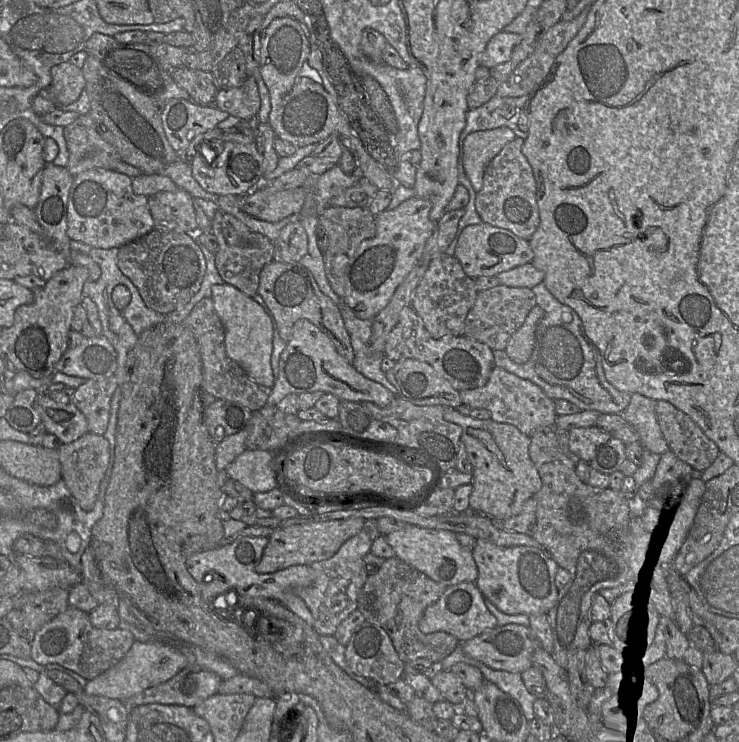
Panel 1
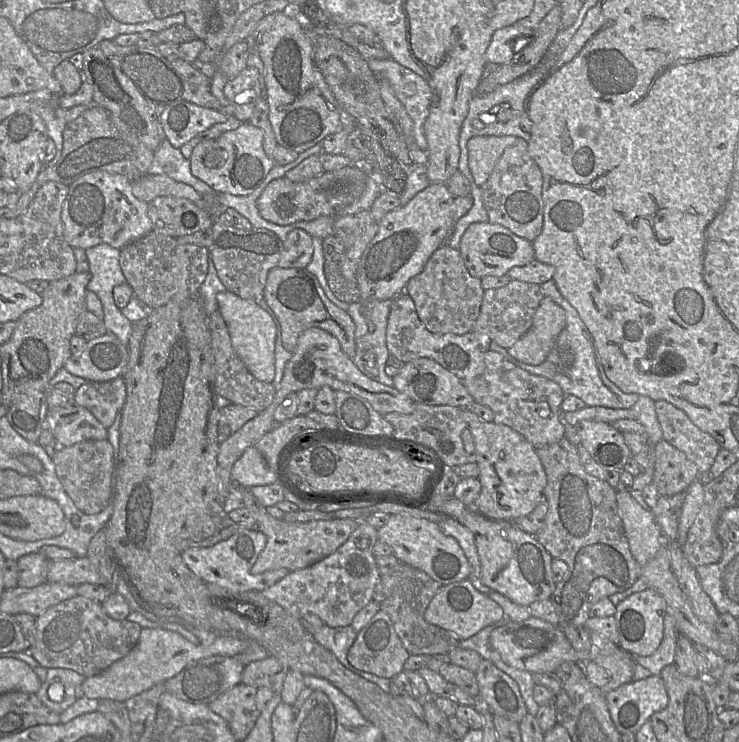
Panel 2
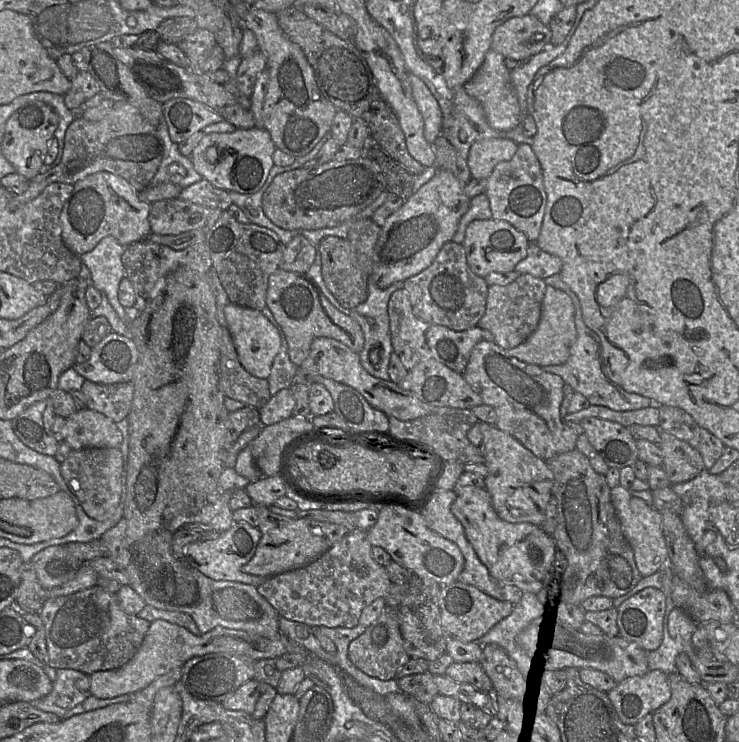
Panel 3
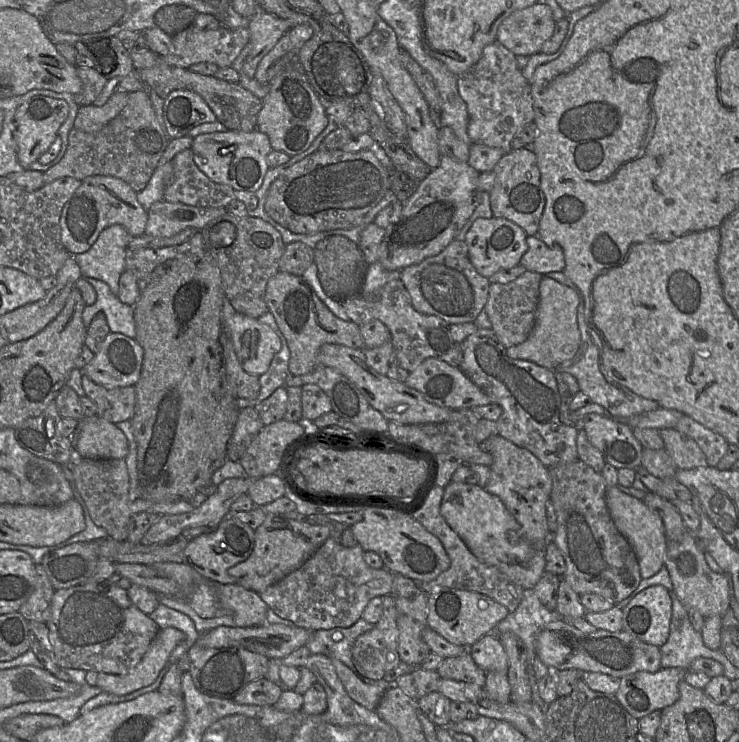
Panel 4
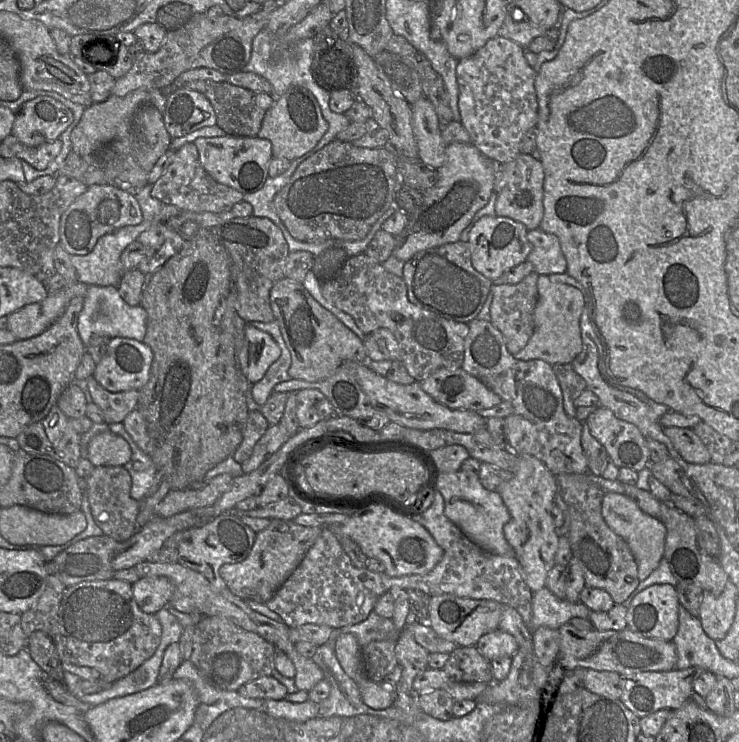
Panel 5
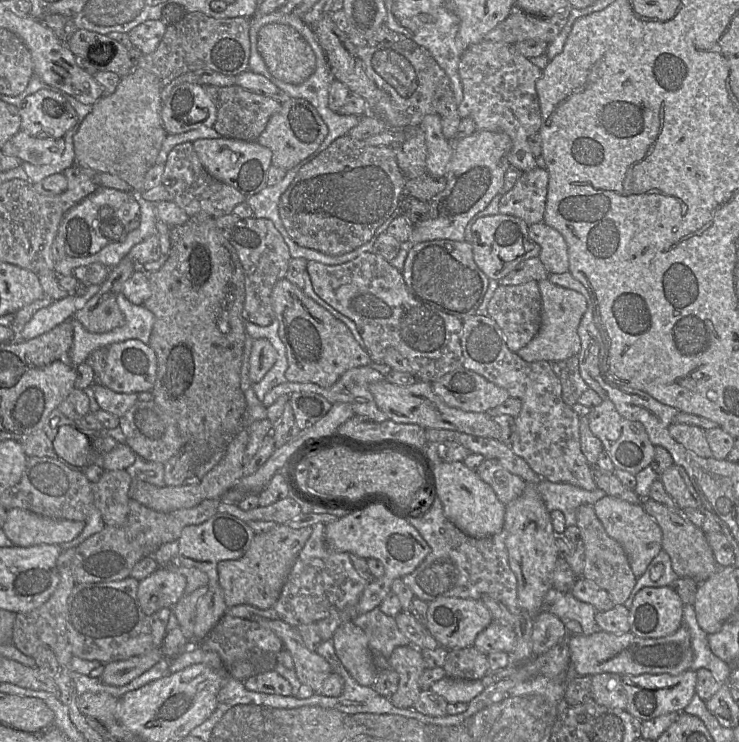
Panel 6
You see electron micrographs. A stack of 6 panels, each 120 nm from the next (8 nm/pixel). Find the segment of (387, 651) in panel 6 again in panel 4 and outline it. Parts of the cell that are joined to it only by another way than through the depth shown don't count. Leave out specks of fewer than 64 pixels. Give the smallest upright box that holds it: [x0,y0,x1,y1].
[305,618,391,689]

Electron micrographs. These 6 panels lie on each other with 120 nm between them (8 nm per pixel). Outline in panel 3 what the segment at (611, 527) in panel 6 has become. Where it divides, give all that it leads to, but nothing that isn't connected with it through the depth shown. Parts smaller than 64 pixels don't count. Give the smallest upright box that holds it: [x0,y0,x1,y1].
[610,485,668,577]

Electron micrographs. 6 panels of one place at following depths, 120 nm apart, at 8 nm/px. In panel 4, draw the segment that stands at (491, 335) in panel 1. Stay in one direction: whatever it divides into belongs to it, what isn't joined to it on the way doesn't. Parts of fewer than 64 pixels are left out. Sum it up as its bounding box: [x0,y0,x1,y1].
[484,270,543,348]

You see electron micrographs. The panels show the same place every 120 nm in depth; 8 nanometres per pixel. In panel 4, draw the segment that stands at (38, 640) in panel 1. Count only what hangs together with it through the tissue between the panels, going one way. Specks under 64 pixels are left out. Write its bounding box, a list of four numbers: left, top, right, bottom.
[46,580,159,675]

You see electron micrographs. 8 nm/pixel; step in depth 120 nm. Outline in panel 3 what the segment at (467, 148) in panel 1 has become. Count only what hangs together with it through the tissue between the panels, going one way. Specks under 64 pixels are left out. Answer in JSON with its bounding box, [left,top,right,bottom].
[467,138,517,179]

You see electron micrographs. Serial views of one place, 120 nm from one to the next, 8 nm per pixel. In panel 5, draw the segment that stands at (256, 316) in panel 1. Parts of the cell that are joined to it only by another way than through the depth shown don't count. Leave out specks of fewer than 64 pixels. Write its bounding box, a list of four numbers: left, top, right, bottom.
[237,324,281,383]

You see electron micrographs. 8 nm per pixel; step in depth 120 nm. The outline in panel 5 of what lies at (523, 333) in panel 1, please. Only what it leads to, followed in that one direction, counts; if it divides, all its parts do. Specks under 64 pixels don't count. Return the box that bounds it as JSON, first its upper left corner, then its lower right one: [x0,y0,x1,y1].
[513,275,585,365]

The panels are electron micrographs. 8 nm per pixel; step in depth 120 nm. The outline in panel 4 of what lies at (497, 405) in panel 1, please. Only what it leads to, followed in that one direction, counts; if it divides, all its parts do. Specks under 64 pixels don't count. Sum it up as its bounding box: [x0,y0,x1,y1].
[460,328,580,467]

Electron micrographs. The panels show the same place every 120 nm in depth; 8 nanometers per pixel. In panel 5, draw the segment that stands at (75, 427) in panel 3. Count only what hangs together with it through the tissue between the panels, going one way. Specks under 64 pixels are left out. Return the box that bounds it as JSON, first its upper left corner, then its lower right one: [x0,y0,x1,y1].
[86,430,131,467]

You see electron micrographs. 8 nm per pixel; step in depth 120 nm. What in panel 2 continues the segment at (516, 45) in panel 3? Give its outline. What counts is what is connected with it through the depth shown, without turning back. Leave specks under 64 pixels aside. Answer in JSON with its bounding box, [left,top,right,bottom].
[485,25,535,65]

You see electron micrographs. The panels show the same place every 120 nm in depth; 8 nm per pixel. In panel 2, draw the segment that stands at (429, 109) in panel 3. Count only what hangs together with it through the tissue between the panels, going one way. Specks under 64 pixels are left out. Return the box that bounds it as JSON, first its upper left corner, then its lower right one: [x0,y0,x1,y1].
[365,59,432,151]

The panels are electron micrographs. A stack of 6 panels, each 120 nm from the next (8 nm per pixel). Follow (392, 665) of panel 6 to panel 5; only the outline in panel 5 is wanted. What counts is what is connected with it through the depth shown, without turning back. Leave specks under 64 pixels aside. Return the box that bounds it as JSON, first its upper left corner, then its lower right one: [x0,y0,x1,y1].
[395,626,429,692]

